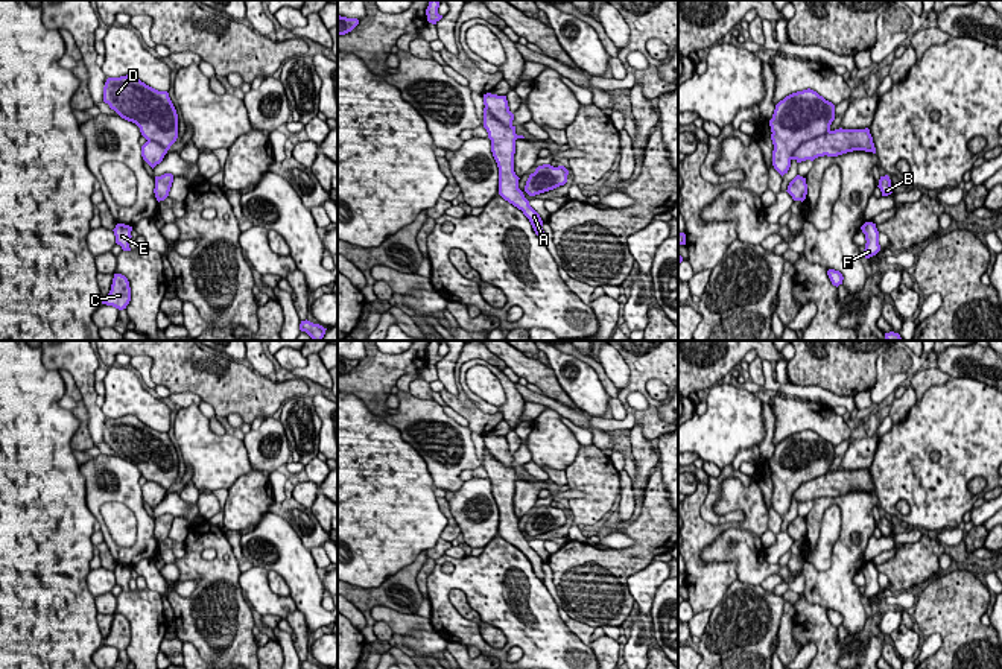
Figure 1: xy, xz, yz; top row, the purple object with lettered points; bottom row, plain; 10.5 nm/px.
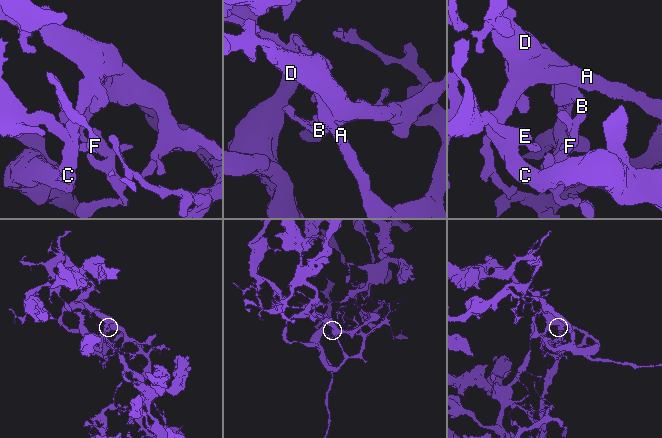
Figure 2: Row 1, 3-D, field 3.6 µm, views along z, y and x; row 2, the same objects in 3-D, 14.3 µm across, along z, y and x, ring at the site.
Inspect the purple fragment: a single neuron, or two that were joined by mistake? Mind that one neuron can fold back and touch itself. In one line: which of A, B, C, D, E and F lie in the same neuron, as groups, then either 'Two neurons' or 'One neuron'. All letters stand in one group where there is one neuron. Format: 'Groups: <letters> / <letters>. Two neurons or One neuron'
Groups: A B C D E F. One neuron

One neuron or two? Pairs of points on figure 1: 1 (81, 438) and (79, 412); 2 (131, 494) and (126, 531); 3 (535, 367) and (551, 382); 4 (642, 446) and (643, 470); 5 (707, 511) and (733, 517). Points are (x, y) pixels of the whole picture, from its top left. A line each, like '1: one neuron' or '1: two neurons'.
1: one neuron
2: two neurons
3: one neuron
4: one neuron
5: one neuron

